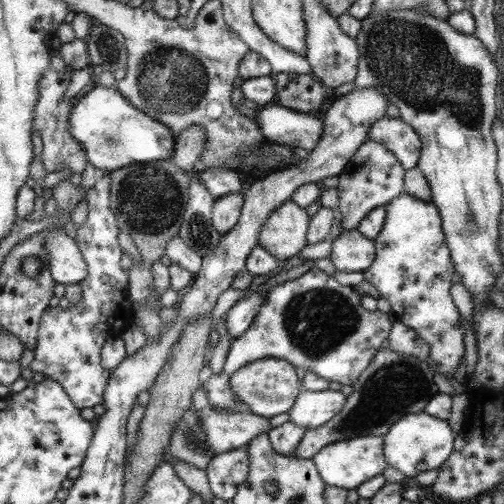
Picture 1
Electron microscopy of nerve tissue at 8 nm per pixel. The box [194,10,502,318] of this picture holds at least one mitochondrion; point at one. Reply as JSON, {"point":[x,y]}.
{"point":[410,59]}

